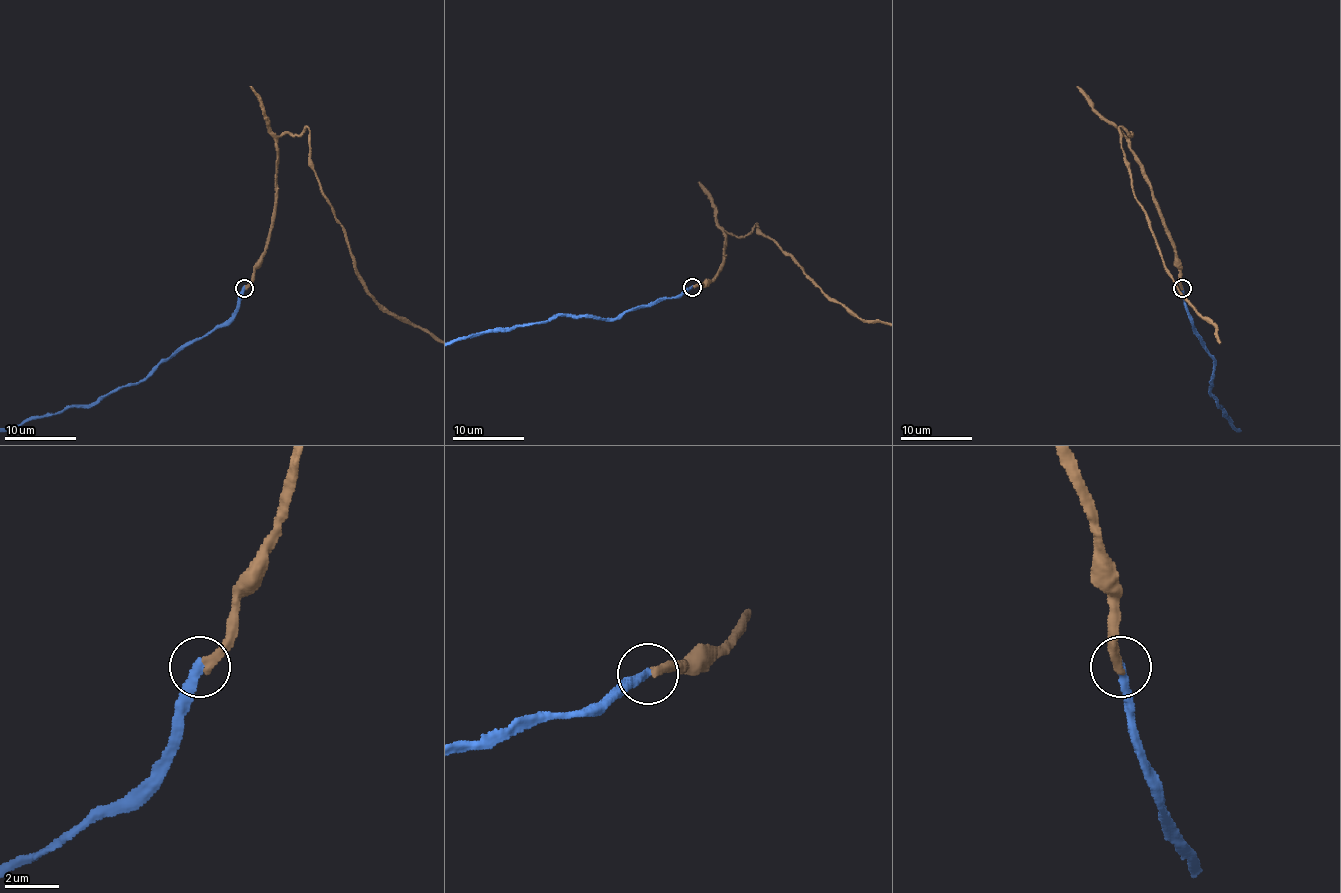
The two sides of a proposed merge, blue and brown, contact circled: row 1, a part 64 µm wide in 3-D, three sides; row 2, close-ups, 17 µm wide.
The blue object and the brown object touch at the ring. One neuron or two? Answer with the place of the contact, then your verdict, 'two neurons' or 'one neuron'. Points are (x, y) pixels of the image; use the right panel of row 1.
at (1182, 288); one neuron

